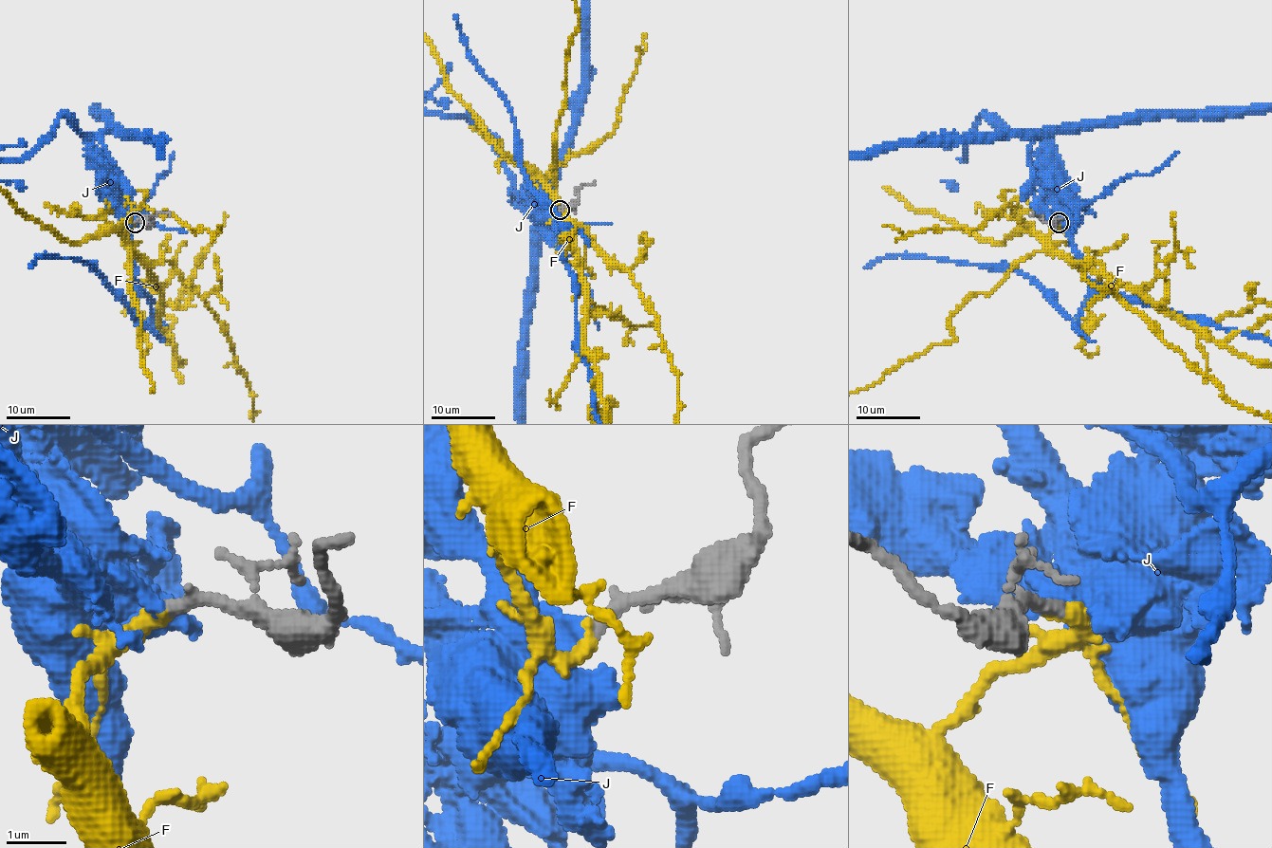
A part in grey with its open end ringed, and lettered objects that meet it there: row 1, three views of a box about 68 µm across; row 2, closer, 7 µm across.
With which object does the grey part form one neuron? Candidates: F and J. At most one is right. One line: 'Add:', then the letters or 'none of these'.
Add: F

